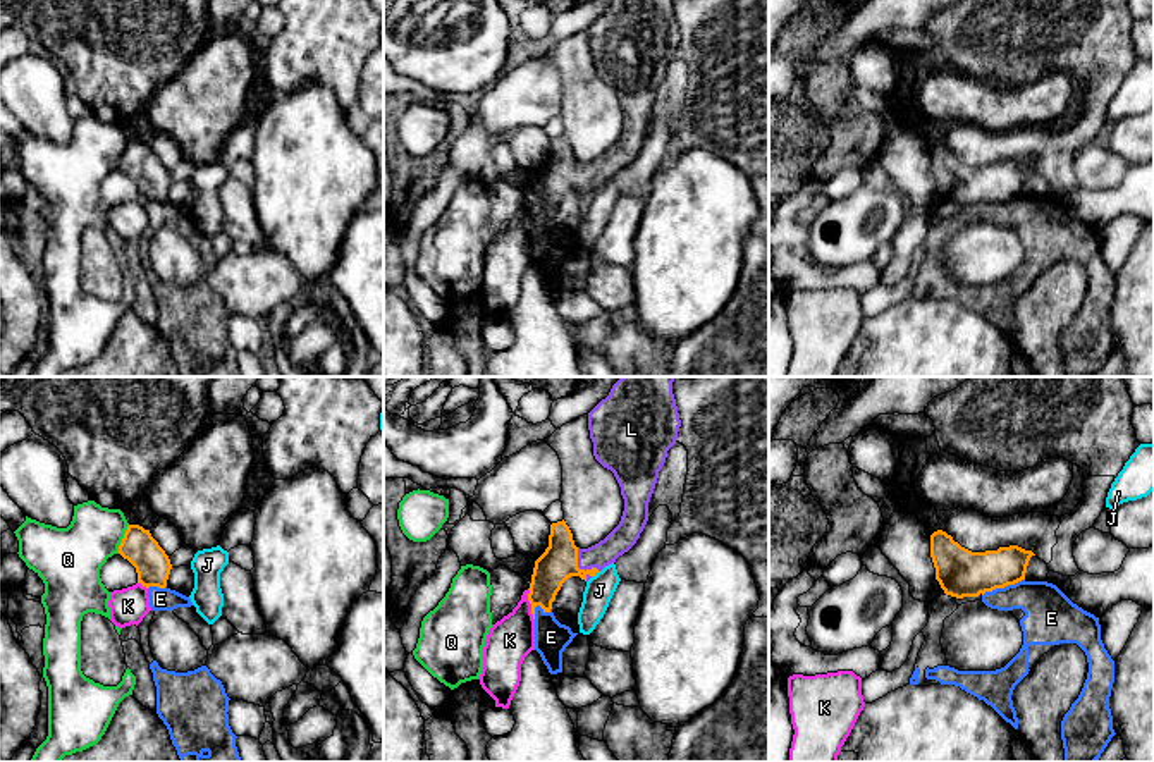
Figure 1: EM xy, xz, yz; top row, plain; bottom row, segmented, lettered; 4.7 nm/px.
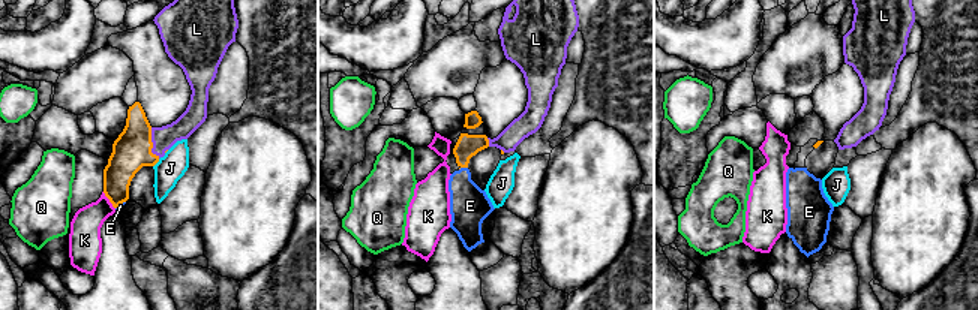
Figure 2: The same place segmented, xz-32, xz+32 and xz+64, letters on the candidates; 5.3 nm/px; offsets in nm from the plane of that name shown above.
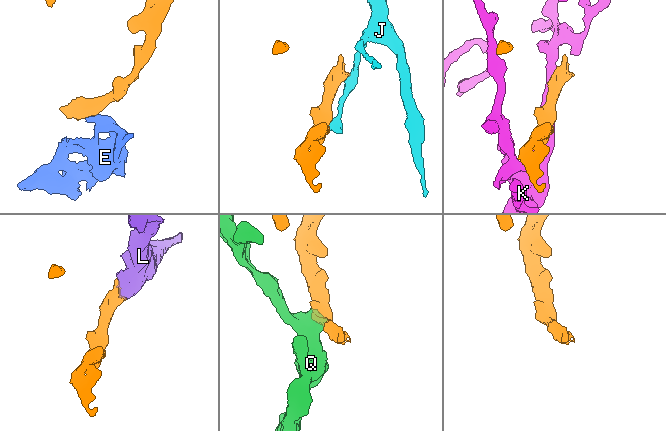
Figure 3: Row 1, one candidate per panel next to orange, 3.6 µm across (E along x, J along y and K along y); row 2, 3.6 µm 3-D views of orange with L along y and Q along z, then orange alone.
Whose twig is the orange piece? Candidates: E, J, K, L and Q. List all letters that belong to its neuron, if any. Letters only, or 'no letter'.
L

